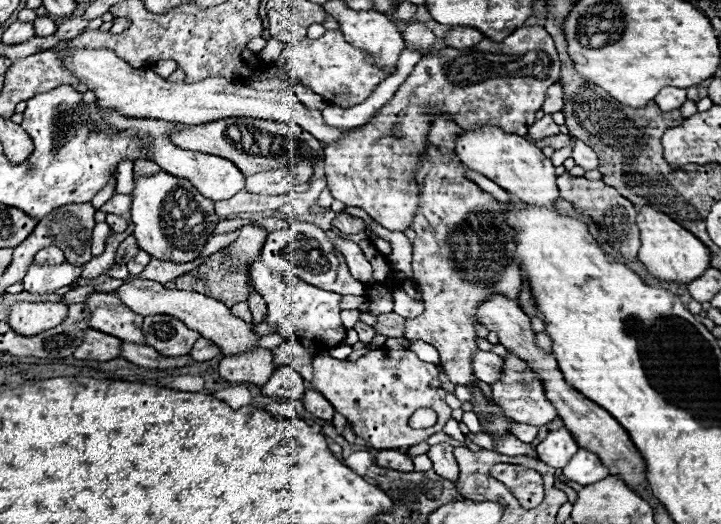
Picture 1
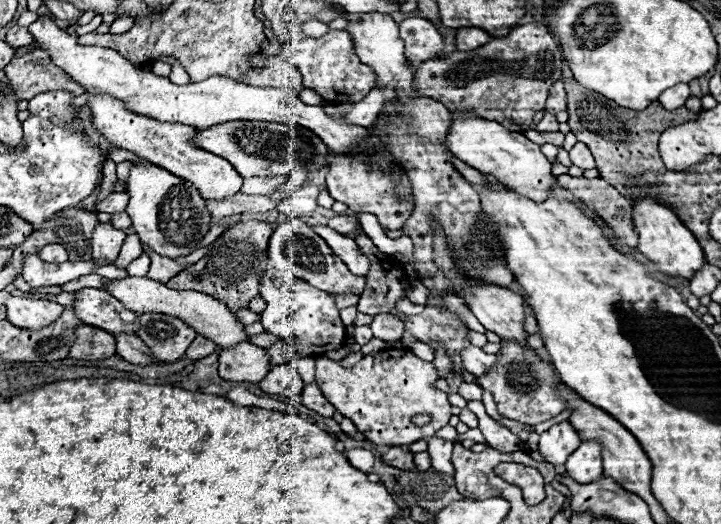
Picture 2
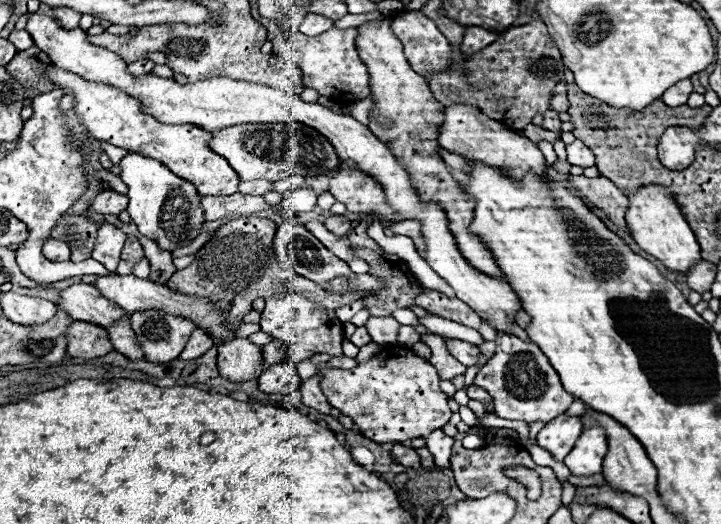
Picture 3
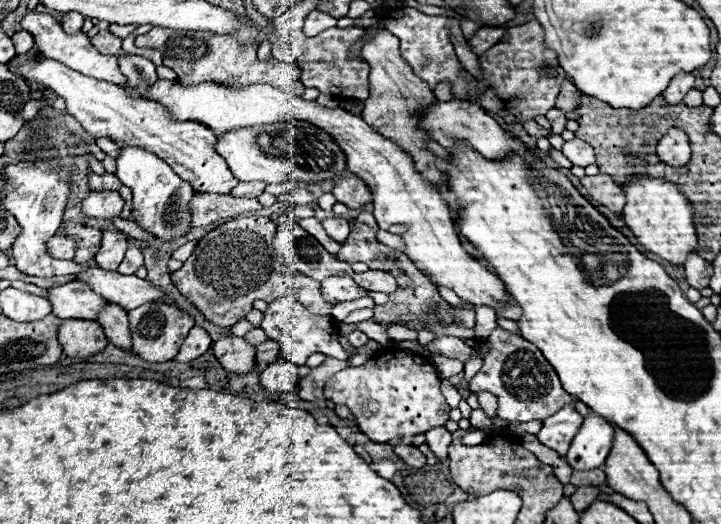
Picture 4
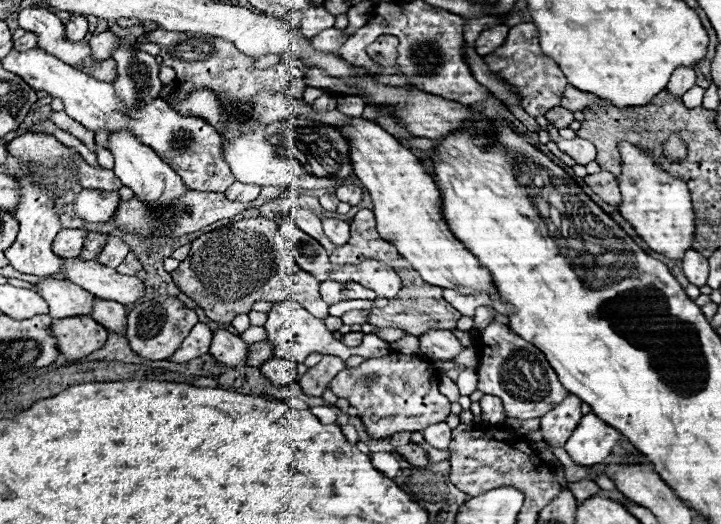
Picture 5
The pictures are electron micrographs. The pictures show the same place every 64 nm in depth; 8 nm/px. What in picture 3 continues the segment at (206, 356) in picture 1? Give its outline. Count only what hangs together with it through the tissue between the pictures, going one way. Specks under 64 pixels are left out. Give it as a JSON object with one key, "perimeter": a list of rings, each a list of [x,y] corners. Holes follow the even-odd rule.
{"perimeter":[[[196,328],[196,330],[192,332],[188,344],[184,346],[184,350],[182,350],[182,354],[180,354],[180,360],[194,360],[194,358],[200,358],[200,356],[206,354],[212,346],[214,346],[212,338],[210,338],[204,330]]]}

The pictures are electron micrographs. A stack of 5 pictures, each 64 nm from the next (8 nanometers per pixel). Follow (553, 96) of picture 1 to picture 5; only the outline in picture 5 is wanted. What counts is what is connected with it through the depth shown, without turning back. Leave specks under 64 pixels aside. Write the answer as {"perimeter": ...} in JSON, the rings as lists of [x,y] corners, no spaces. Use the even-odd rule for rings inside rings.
{"perimeter":[[[568,86],[568,88],[564,90],[564,98],[562,98],[560,106],[568,108],[568,110],[572,110],[572,112],[578,112],[578,110],[584,110],[586,106],[590,106],[590,104],[596,102],[596,100],[598,100],[598,96],[592,96],[592,94],[588,94],[588,92],[576,90],[574,86]]]}

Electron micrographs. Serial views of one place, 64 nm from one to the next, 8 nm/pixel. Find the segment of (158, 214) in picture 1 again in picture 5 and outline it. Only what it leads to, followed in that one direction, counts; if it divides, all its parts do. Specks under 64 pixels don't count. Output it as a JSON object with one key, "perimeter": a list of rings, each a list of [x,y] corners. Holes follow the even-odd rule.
{"perimeter":[[[130,130],[110,132],[108,146],[114,156],[114,174],[122,180],[124,186],[132,188],[142,202],[150,206],[166,206],[174,204],[176,198],[180,198],[186,192],[186,186],[182,184],[180,176],[176,176],[176,172],[164,160],[160,160],[156,152],[152,152],[152,148],[142,144]]]}

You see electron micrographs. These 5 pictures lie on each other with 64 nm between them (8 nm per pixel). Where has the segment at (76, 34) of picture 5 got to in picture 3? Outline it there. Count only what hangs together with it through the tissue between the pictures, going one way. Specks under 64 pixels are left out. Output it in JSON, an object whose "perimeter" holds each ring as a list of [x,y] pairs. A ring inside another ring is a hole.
{"perimeter":[[[54,8],[54,12],[56,12],[62,28],[66,28],[66,30],[78,28],[80,18],[82,18],[78,12],[74,12],[74,10],[70,10],[70,8]]]}

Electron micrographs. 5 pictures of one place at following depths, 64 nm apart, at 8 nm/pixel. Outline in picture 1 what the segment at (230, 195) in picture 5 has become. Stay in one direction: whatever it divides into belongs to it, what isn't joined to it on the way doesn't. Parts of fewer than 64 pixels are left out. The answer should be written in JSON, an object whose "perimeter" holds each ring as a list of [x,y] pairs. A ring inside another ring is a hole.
{"perimeter":[[[284,168],[284,170],[258,172],[254,176],[248,176],[244,190],[266,196],[278,196],[286,194],[290,190],[290,184],[292,184],[292,168]]]}

